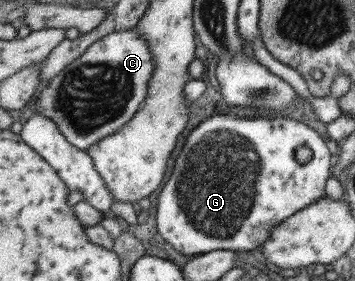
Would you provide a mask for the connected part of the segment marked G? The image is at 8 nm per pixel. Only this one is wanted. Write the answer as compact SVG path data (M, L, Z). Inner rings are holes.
M216 113L216 116L204 119L187 136L187 141L175 161L175 167L173 168L171 177L157 196L157 211L155 215L157 230L168 243L173 245L175 250L178 250L184 255L196 254L199 256L217 250L252 250L252 248L256 248L256 246L262 246L263 242L266 242L271 232L280 223L284 223L290 216L296 215L297 212L304 211L306 207L325 198L326 182L328 182L328 178L332 176L332 154L330 154L330 152L331 150L328 150L328 146L326 146L326 140L324 140L316 130L310 128L309 124L304 124L304 122L299 122L296 119L287 116L263 118ZM304 144L308 144L308 148L314 150L314 158L312 158L312 162L306 164L306 166L302 166L302 164L296 160L296 150L298 150L300 146L304 146Z

